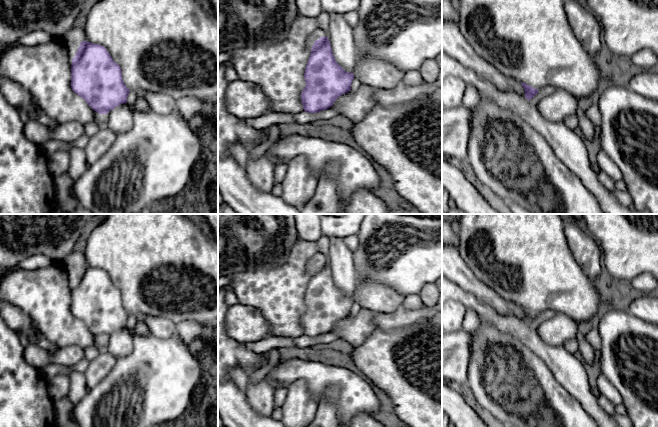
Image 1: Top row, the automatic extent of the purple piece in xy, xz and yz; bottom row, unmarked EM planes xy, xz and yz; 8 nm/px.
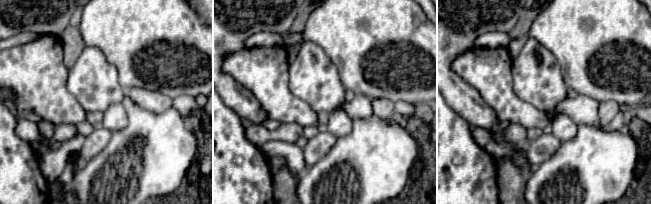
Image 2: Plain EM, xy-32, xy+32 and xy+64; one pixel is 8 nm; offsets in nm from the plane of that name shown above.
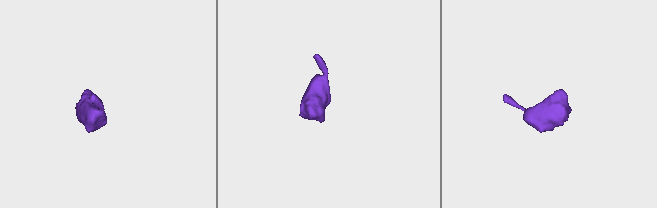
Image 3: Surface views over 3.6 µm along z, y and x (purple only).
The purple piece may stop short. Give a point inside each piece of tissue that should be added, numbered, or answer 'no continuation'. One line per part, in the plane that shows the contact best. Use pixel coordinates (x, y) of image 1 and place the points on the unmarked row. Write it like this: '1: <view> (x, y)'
no continuation

